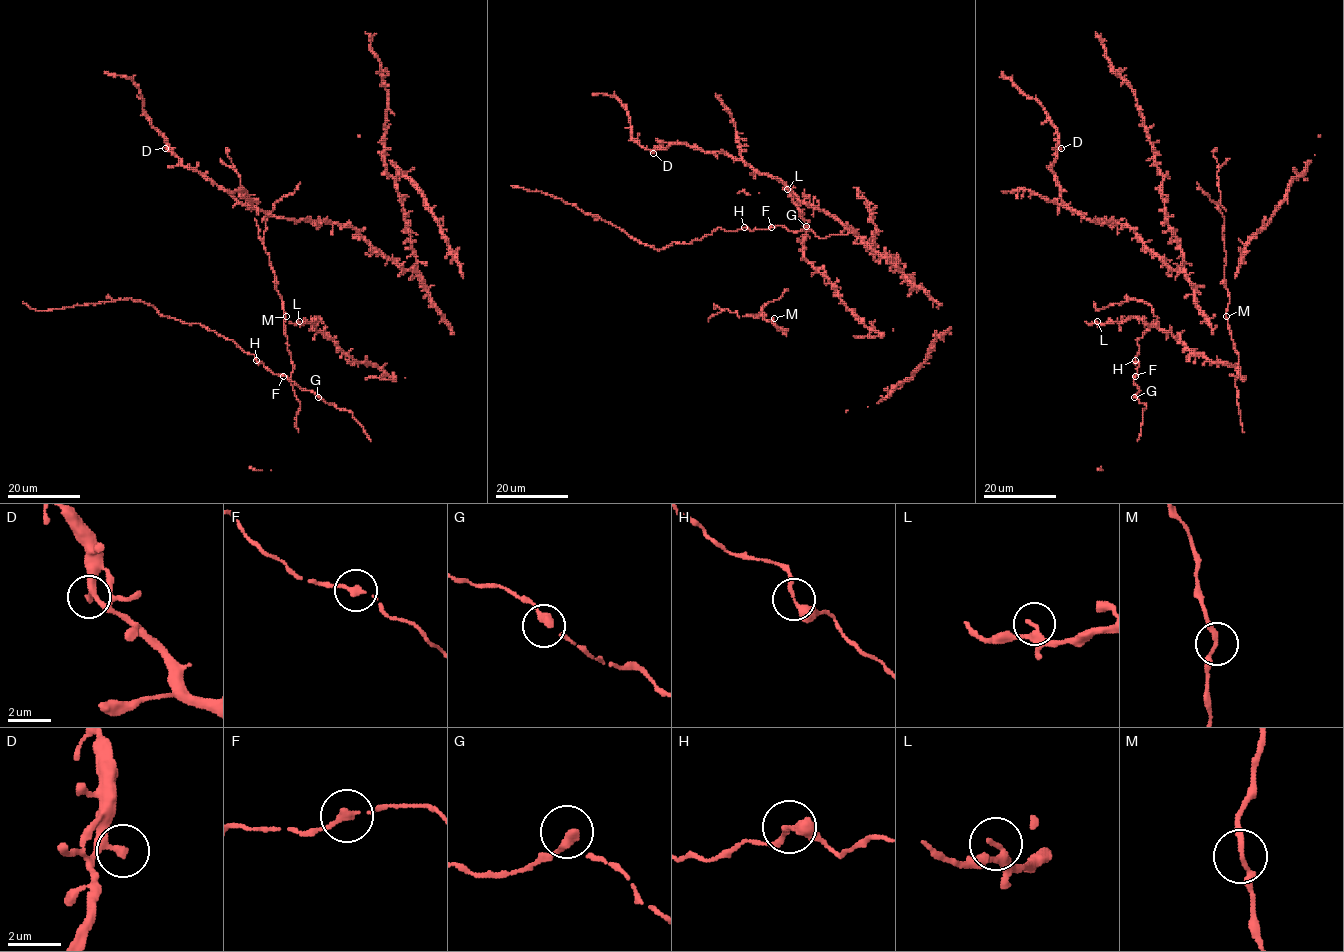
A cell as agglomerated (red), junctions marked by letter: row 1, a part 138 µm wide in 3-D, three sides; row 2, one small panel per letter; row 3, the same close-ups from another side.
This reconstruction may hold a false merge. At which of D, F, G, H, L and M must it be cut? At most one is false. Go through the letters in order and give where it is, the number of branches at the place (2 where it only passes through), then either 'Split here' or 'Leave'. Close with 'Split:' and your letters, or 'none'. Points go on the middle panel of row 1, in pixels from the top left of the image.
D: Place: (653, 153). Branches: 2. Leave
F: Place: (771, 227). Branches: 2. Leave
G: Place: (806, 226). Branches: 2. Leave
H: Place: (744, 227). Branches: 2. Leave
L: Place: (787, 189). Branches: 2. Leave
M: Place: (774, 318). Branches: 2. Leave
Split: none

